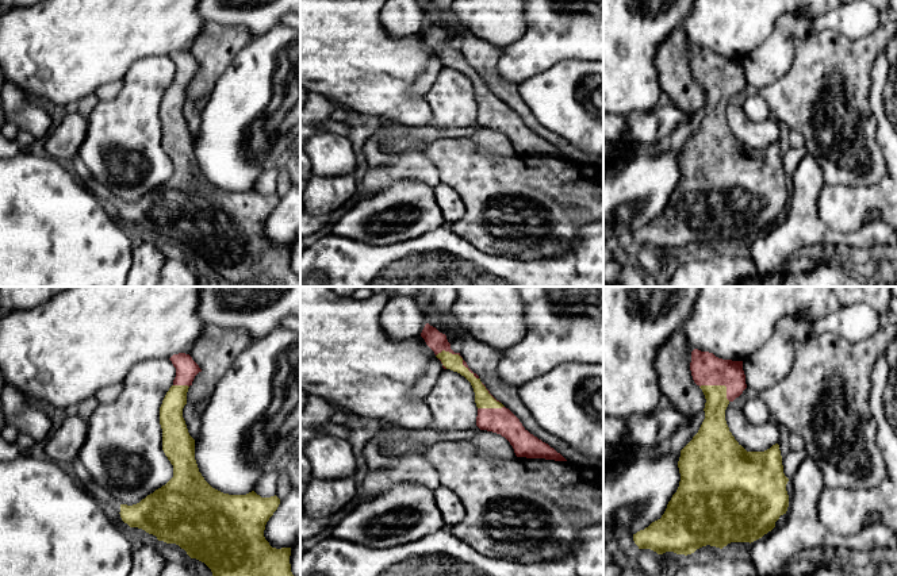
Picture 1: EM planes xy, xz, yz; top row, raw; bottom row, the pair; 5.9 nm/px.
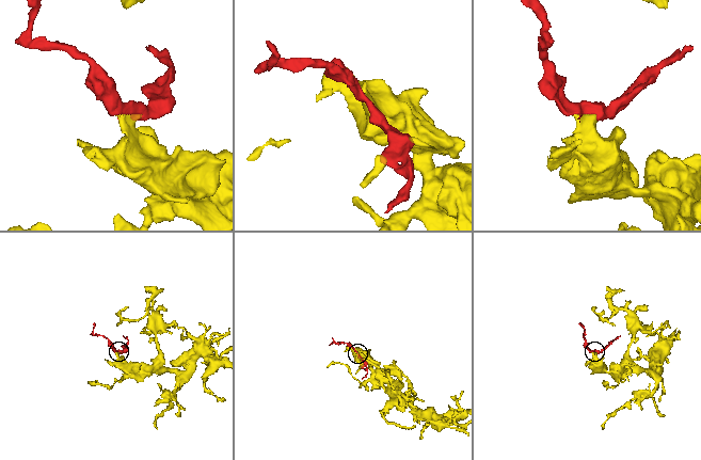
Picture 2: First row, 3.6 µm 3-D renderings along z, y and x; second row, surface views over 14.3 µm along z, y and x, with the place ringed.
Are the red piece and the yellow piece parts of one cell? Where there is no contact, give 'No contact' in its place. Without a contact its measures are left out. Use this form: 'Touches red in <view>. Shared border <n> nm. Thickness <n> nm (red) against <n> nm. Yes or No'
Touches red in xz. Shared border 300 nm. Thickness 120 nm (red) against 100 nm. Yes

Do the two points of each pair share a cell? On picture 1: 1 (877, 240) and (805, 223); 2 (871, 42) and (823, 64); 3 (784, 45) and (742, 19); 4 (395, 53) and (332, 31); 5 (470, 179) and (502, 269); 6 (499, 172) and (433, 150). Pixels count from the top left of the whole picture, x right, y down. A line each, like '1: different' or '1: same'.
1: same
2: same
3: different
4: same
5: different
6: same

